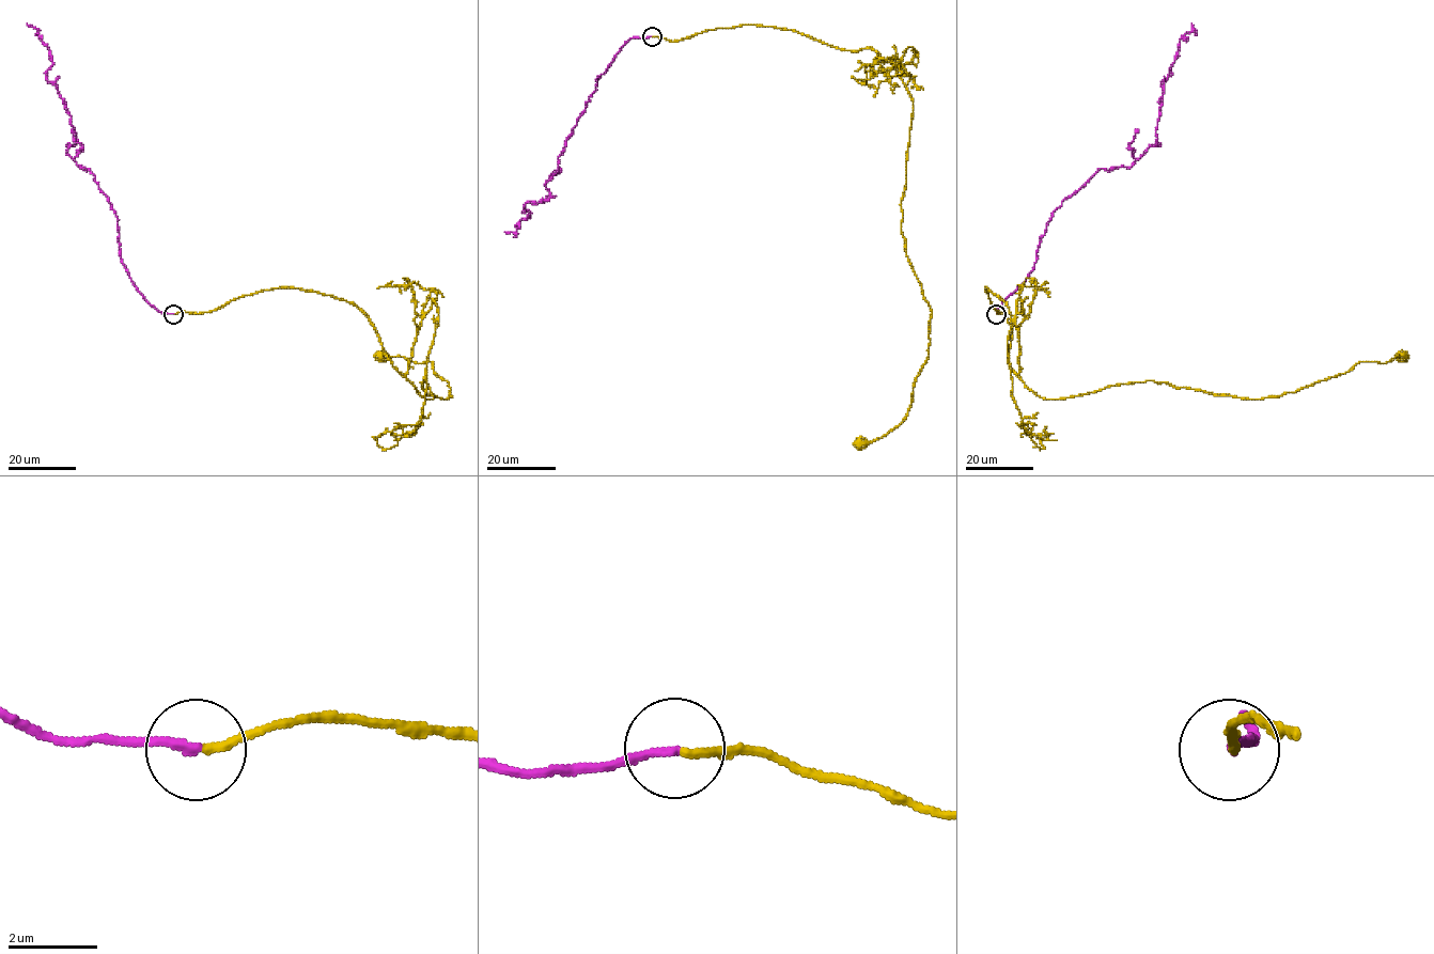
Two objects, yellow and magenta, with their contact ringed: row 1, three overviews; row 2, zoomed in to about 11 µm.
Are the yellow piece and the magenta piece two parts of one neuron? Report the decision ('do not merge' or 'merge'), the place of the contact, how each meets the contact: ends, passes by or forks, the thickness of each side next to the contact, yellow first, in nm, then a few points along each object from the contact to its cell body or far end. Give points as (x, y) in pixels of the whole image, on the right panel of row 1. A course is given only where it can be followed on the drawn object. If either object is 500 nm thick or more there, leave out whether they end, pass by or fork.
merge; place (996, 314); yellow ends; magenta ends; calibres 170 and 180 nm; course yellow (996, 314), (985, 287), (1011, 316), (1008, 365), (1049, 399), (1152, 380), (1259, 400), (1400, 357); course magenta (996, 314), (1033, 269), (1040, 238), (1063, 201), (1100, 169), (1129, 167), (1156, 145), (1162, 81), (1191, 22)

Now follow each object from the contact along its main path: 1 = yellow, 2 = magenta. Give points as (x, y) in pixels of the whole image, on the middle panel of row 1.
1: (652, 36), (795, 30), (872, 48), (907, 89), (901, 234), (930, 308), (928, 357), (906, 417), (861, 441)
2: (652, 36), (630, 38), (598, 76), (545, 184), (555, 197), (526, 204), (531, 214), (515, 232), (504, 231)

